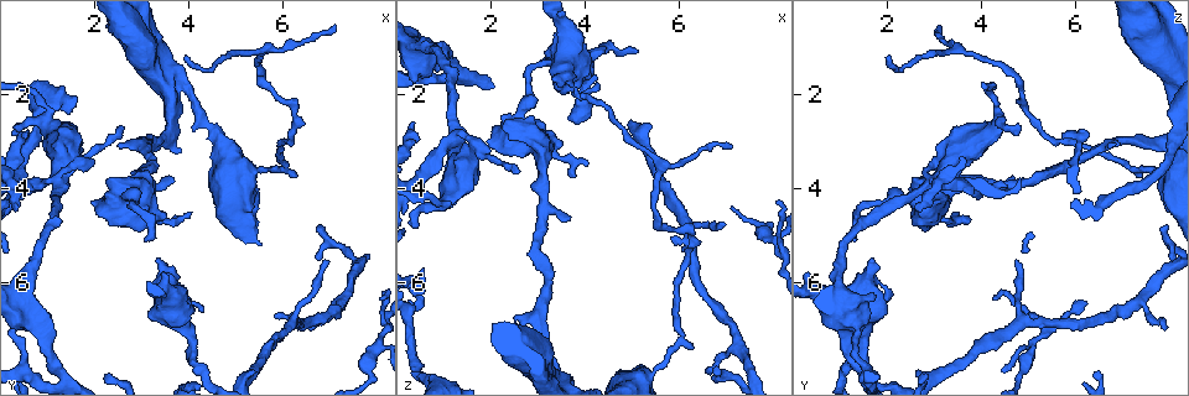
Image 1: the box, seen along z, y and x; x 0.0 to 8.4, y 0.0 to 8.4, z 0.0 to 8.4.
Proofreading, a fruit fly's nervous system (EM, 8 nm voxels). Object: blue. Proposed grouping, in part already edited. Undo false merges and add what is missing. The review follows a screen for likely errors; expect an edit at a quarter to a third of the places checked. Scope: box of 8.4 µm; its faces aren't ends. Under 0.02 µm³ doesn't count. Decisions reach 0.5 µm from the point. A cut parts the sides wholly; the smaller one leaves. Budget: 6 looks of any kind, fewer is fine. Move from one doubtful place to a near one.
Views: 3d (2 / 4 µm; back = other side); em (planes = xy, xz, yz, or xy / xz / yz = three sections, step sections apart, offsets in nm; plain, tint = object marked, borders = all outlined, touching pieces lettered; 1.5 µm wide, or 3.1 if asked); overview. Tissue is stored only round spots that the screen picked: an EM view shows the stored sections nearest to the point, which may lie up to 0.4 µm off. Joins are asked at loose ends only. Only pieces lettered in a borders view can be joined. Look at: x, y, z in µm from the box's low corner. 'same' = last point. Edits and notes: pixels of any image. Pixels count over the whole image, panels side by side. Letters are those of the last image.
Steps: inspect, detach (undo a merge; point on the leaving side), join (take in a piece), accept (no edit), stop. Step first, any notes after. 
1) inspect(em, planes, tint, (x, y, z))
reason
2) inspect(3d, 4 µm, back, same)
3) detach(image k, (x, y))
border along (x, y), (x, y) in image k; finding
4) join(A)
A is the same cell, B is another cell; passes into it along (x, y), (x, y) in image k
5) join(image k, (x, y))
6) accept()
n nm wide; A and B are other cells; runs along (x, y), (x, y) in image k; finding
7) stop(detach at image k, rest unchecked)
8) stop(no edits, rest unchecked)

inspect(3d, 4 µm, (5.45, 3.65, 7.85))

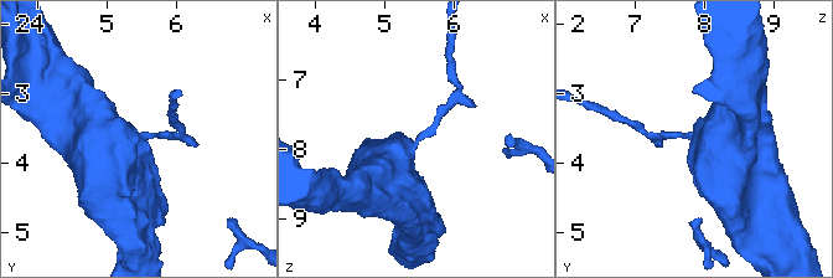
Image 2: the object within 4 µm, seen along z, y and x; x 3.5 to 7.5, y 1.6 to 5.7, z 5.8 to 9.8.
inspect(em, planes, borders, (5.45, 3.60, 7.90))

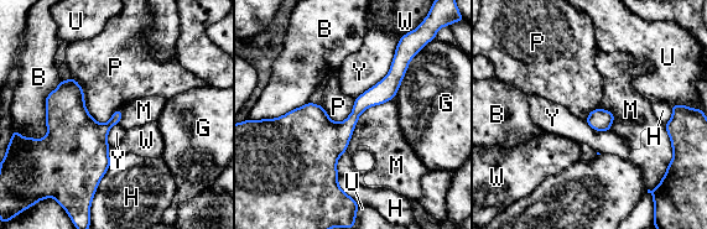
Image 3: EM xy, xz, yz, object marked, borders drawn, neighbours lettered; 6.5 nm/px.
accept()
B, G, H, M, P, U, W and Y are other cells; border along (72, 77), (87, 112), (107, 123) in image 3; one neuron here

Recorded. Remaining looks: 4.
inspect(em, xz, step 4, tint, (2.55, 2.65, 3.65))
an open end

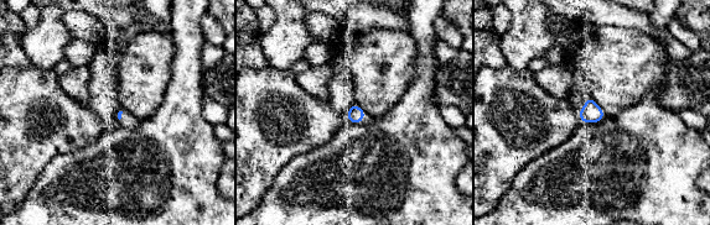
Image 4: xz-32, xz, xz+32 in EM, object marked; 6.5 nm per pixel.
inspect(em, xy, step 8, tint, same)
another direction

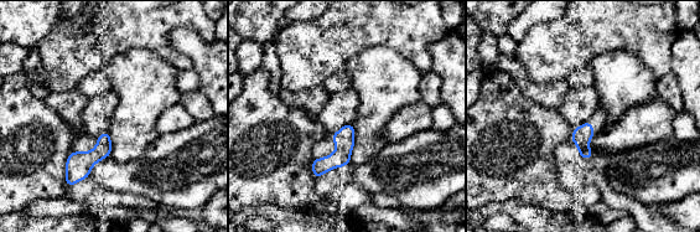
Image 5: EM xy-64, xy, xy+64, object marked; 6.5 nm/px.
inspect(em, xy, step 8, borders, same)
see the neighbours

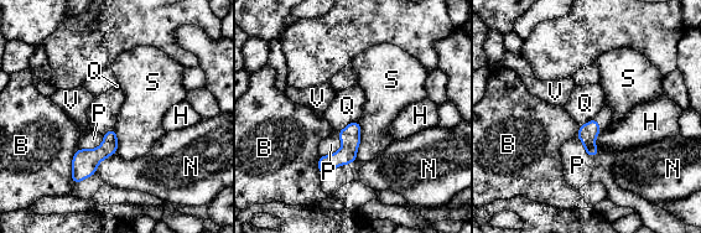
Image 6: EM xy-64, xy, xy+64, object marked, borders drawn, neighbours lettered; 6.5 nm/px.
accept()
B, H, N, P, Q, S and V are other cells; border along (357, 120), (347, 124), (337, 133) in image 6; none of them fits

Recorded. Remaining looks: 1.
inspect(em, planes, borders, (7.15, 0.55, 3.20))
thin end

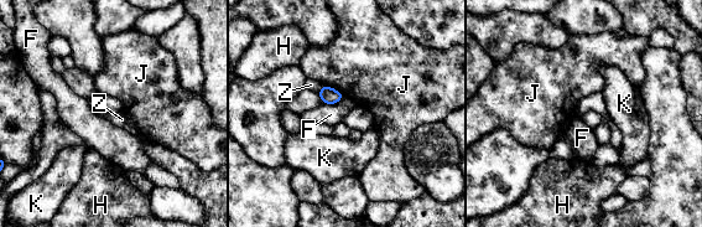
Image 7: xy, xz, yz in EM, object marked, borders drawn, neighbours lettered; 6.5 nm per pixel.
accept()
F, H, J, K and Z are other cells; no lettered piece goes on from it

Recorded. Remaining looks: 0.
stop(no edits, rest unchecked)

